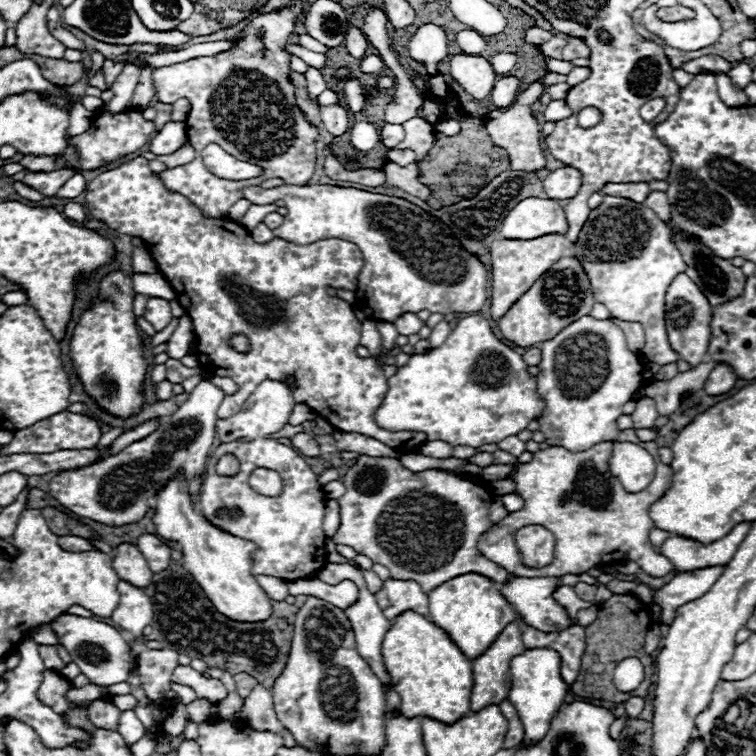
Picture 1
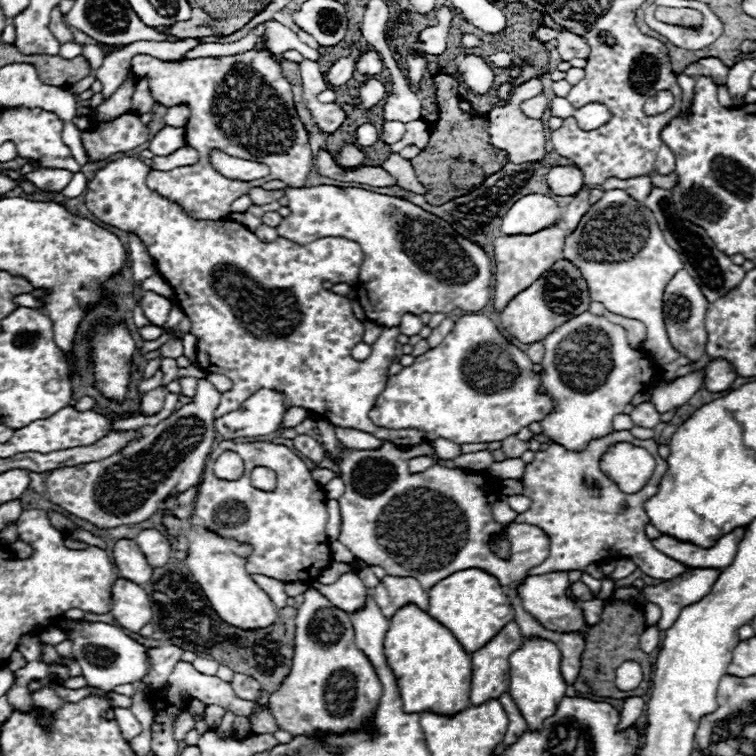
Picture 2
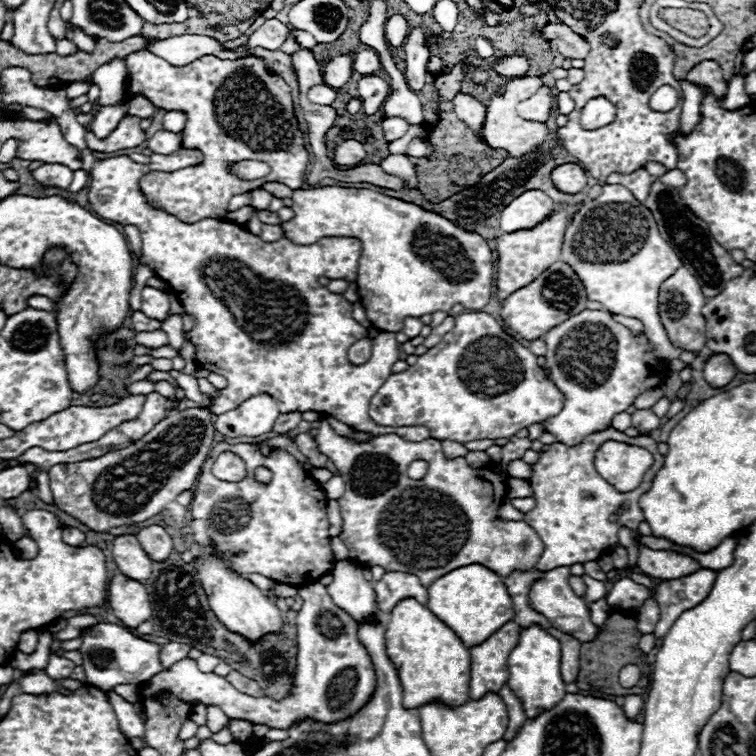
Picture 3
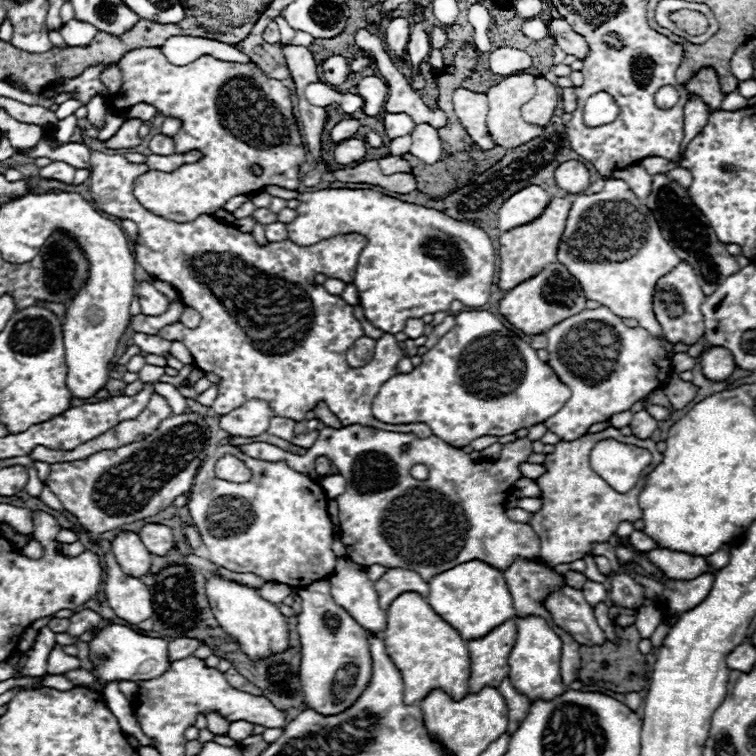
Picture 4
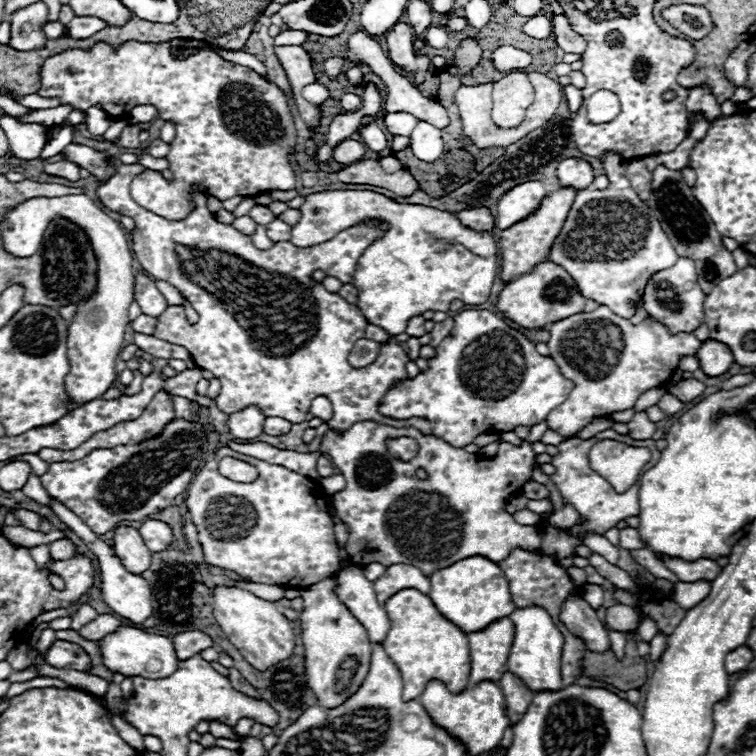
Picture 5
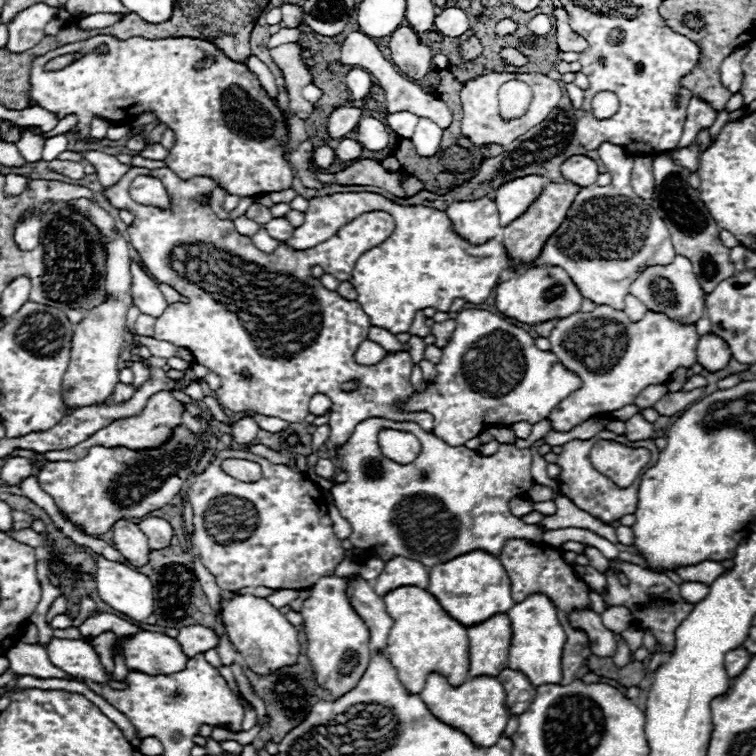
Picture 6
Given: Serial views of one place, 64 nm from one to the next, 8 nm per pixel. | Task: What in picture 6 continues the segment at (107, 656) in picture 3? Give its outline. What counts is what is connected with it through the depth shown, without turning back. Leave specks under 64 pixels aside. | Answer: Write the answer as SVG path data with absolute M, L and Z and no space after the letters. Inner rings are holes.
M138 632L124 644L128 670L140 670L146 674L172 674L184 670L188 656L176 638L160 632Z

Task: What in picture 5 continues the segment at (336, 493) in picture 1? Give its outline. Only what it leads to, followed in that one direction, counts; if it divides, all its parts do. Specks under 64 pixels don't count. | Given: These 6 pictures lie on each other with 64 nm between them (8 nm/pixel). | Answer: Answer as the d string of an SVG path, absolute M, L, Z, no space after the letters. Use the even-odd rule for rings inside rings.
M334 474L334 476L330 476L330 478L322 478L322 480L320 480L320 486L324 488L324 492L326 492L328 496L332 496L336 490L342 490L342 488L344 488L344 476L342 476L342 474Z

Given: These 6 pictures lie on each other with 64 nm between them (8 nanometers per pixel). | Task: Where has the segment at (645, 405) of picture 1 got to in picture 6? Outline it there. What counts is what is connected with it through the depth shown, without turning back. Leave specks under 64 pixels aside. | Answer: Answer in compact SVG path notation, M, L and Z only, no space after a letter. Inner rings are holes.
M640 414L632 416L630 420L626 420L626 438L636 442L636 440L648 440L654 434L654 426L650 422L646 422Z

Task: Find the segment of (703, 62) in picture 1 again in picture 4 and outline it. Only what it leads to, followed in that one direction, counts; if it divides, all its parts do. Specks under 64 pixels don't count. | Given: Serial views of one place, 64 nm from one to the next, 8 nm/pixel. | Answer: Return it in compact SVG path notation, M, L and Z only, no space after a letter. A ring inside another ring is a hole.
M702 68L688 84L686 90L690 96L702 98L702 102L708 106L710 112L720 110L720 104L724 100L724 94L720 92L720 84L716 78L716 72L712 68Z

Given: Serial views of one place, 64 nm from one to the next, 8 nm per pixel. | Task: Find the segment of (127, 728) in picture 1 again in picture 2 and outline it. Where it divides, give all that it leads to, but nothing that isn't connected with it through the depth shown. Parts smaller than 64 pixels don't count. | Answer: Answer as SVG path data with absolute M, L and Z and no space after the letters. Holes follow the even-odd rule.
M114 707L114 714L116 714L116 720L118 720L118 726L124 734L126 740L132 740L134 736L138 736L142 732L142 726L140 722L136 720L136 716L130 712L130 708L118 708Z

